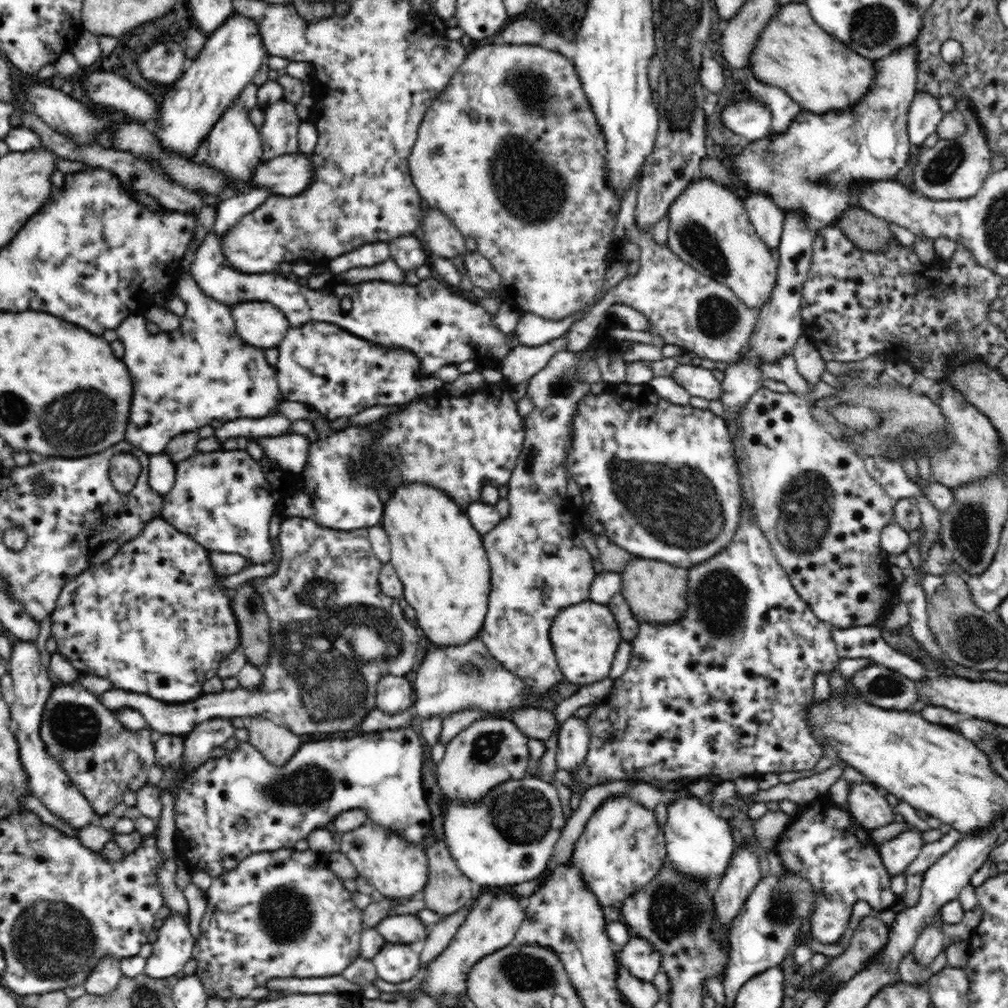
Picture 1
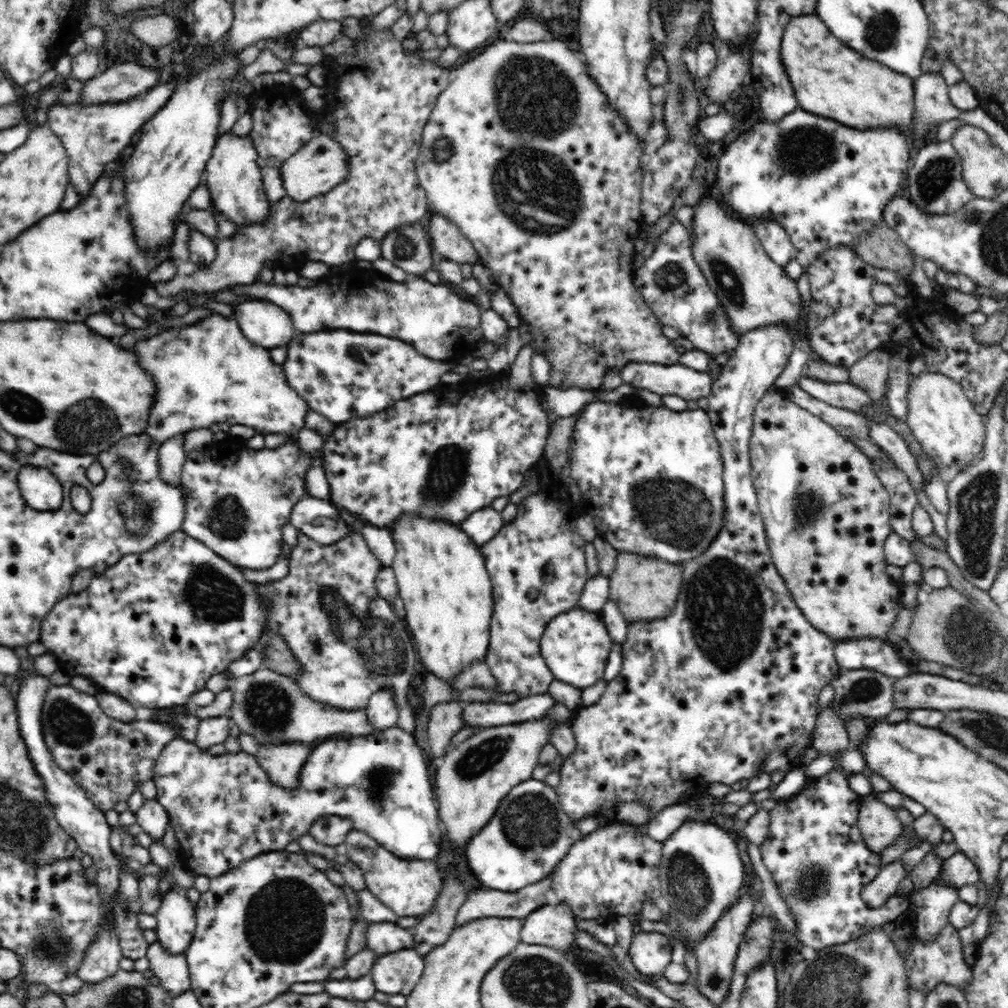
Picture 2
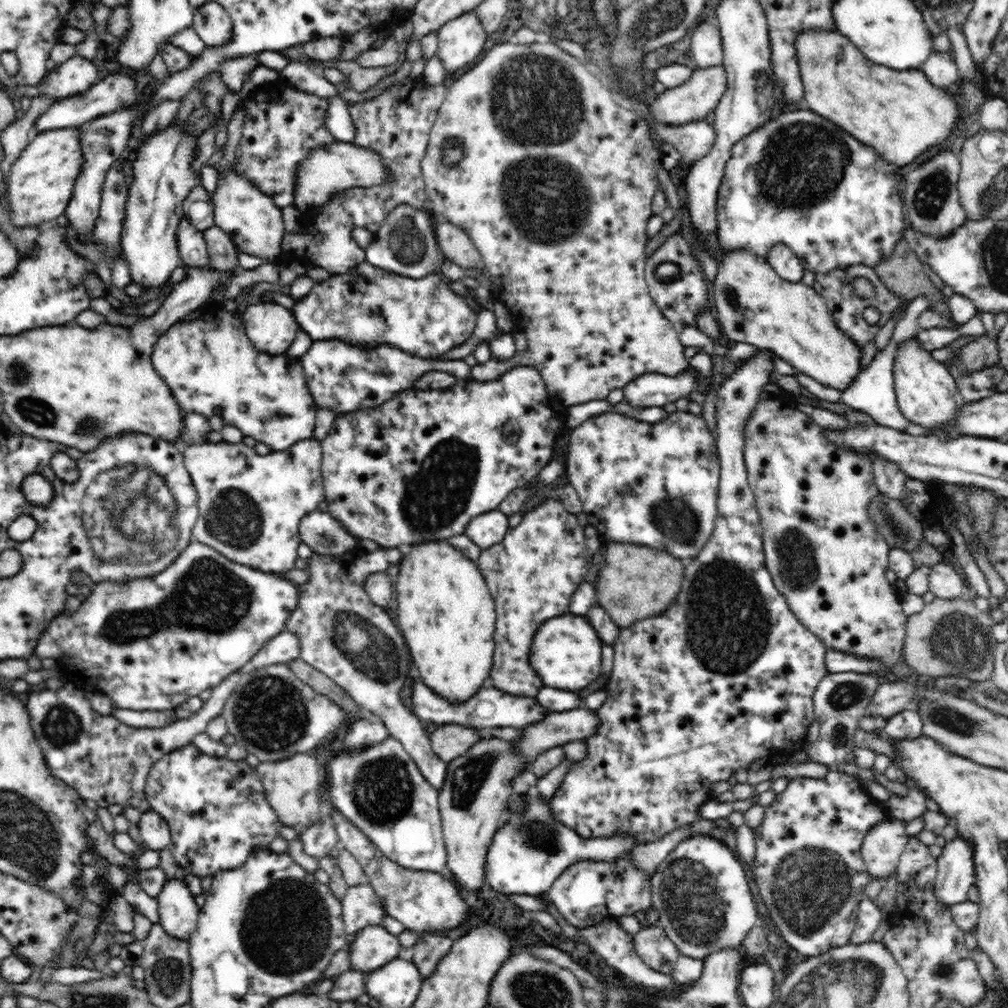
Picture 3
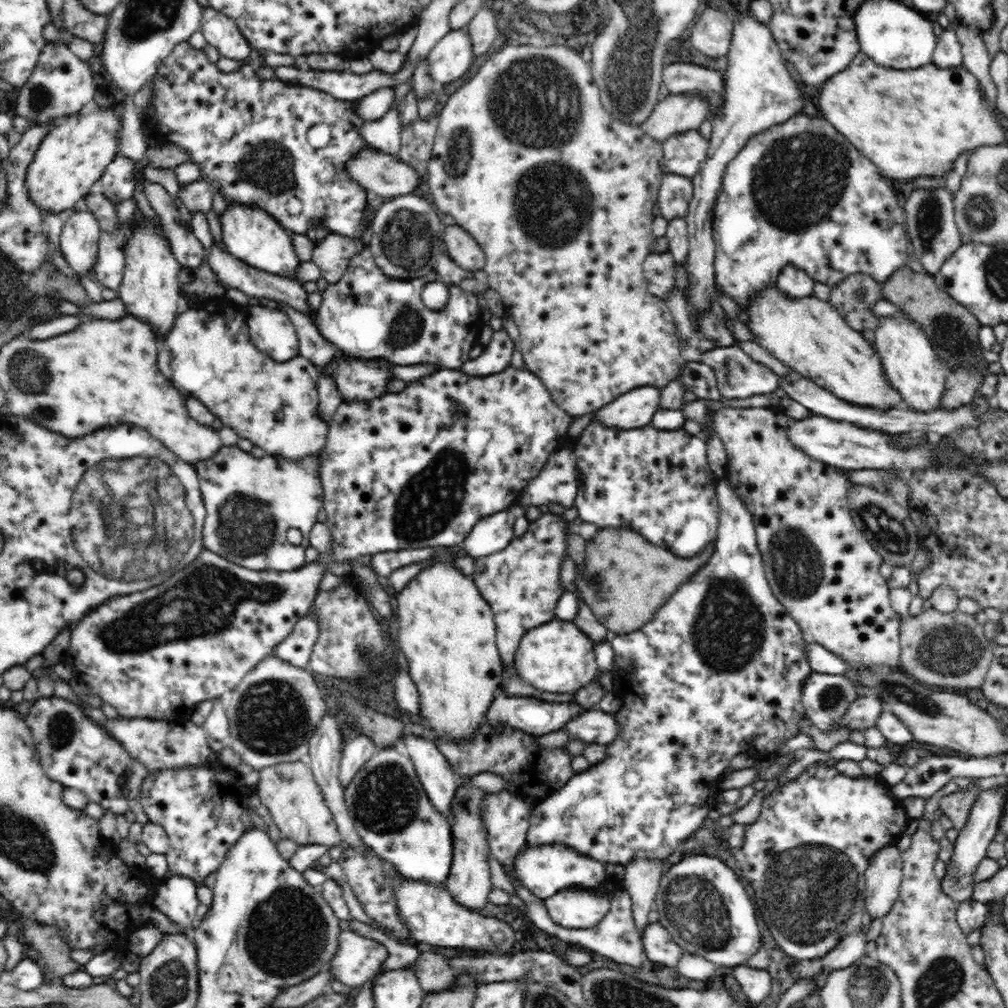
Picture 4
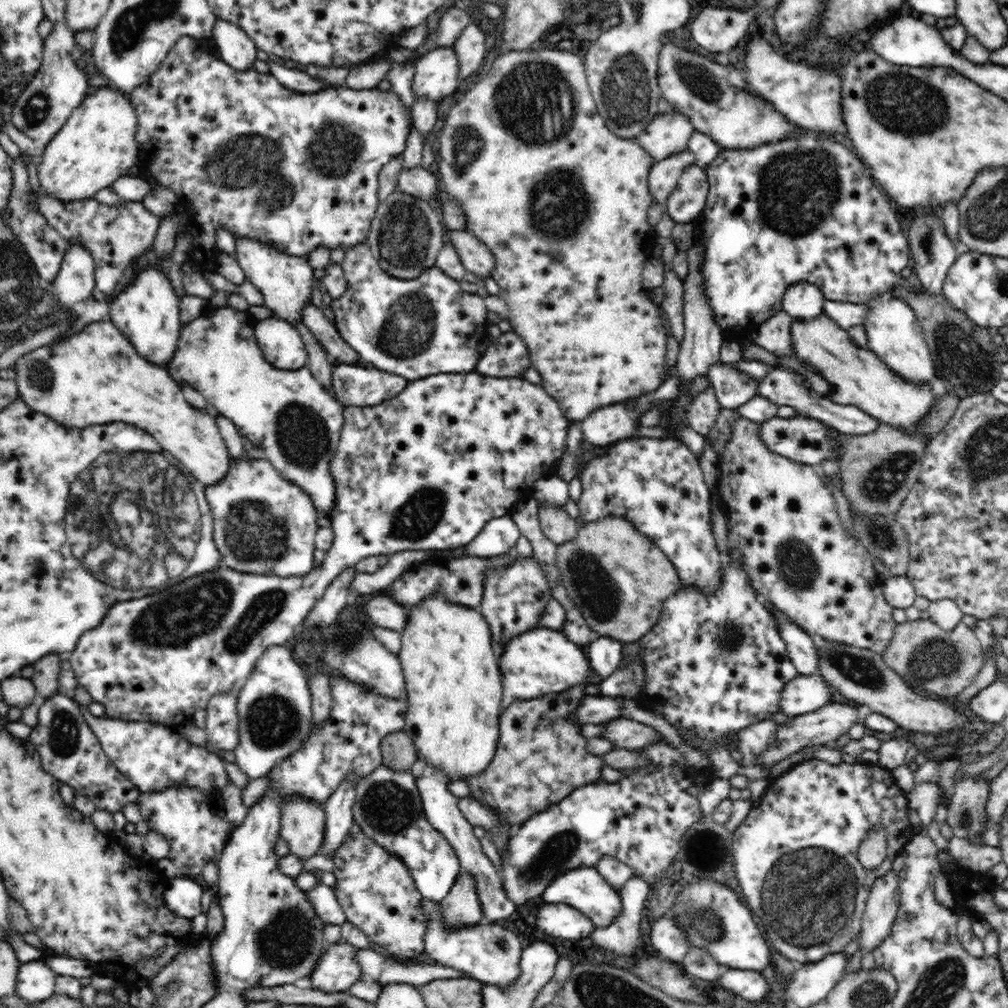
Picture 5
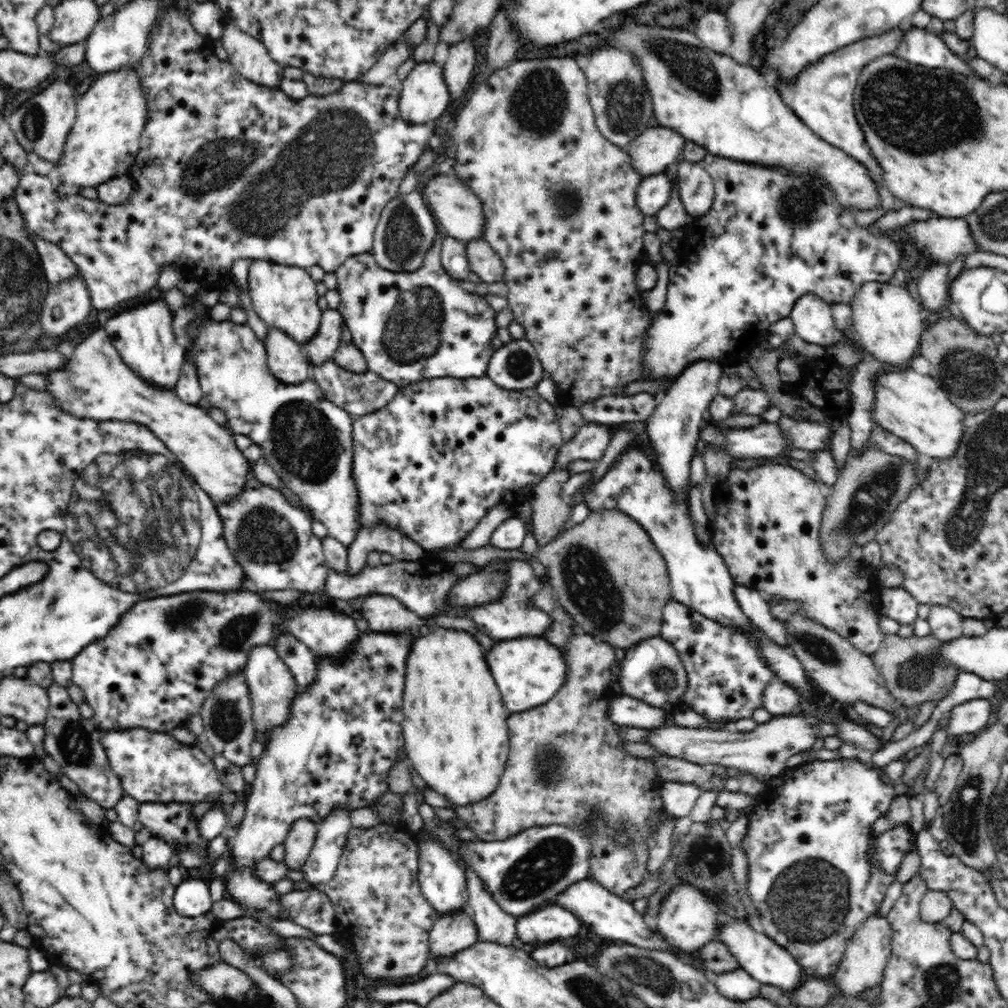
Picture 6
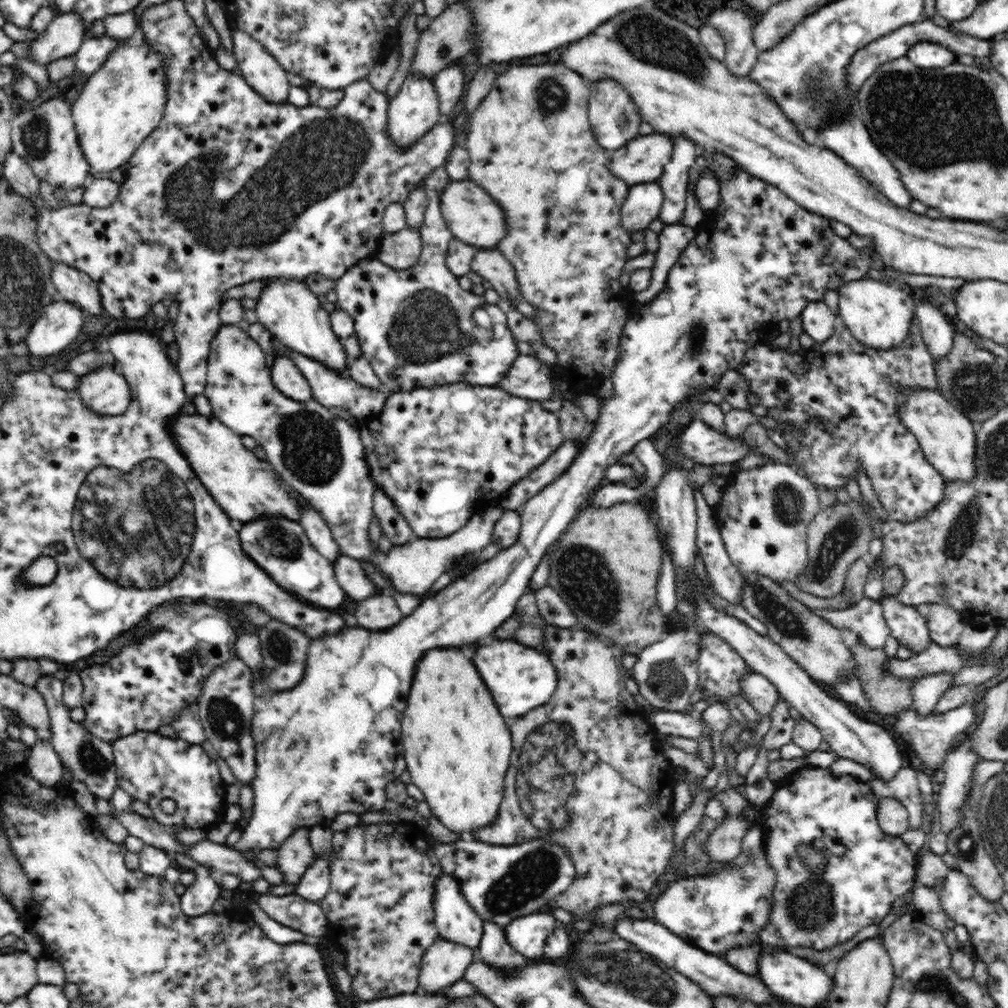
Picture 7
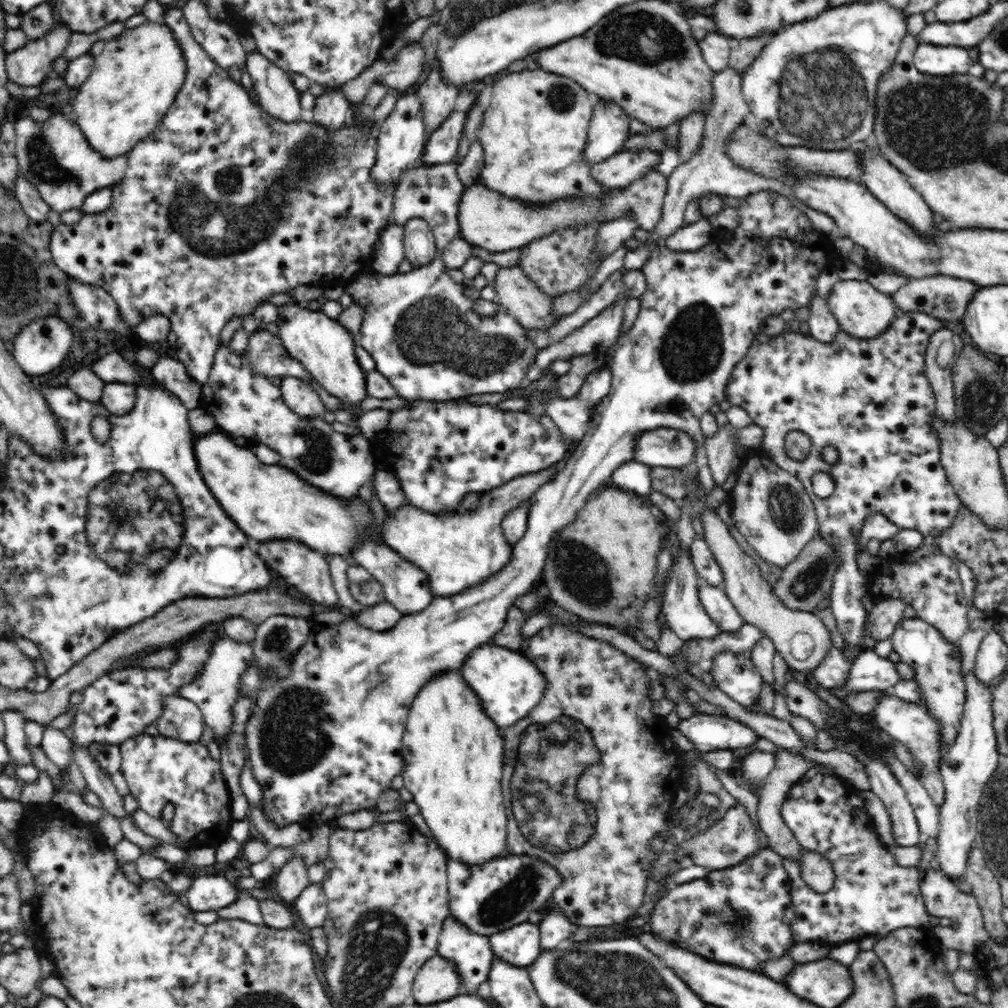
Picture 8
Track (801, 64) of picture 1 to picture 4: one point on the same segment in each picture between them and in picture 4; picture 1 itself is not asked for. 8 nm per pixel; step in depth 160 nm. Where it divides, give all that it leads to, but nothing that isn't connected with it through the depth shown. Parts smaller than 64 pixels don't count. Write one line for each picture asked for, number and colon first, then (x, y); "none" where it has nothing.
2: (831, 80)
3: (900, 114)
4: (914, 123)

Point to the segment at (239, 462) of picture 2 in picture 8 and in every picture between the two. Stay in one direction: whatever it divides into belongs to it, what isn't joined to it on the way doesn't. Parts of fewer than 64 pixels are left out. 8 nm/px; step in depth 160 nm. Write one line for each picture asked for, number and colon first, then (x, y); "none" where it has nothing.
3: (251, 505)
4: (251, 503)
5: (263, 524)
6: (272, 539)
7: (281, 547)
8: (307, 570)

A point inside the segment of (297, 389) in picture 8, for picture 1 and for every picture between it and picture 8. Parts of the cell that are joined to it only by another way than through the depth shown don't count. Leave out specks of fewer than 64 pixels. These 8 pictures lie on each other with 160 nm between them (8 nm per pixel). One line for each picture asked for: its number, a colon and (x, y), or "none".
1: (262, 325)
2: (263, 323)
3: (271, 327)
4: (272, 331)
5: (282, 346)
6: (287, 361)
7: (286, 376)

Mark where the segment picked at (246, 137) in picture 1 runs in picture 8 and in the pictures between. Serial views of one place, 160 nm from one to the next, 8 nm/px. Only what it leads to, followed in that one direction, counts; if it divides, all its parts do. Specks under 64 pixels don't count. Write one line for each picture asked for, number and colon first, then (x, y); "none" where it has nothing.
2: (233, 177)
3: (249, 217)
4: (251, 234)
5: (285, 281)
6: (285, 297)
7: (287, 308)
8: (322, 345)

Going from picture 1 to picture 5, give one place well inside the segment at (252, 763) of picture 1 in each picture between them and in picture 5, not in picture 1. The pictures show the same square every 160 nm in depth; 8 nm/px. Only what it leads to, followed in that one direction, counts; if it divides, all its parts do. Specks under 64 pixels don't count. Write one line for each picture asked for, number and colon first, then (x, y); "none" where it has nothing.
2: (224, 810)
3: (216, 809)
4: (204, 809)
5: (388, 808)

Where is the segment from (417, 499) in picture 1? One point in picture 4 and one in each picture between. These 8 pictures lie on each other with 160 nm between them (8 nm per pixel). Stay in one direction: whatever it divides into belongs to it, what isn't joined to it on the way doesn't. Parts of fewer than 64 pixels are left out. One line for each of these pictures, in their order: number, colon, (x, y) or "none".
2: (441, 575)
3: (446, 613)
4: (447, 631)

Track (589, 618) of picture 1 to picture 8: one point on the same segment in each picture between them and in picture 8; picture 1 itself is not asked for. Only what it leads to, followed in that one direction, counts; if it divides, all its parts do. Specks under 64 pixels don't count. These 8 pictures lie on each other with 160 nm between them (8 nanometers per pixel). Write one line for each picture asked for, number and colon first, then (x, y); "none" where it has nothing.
2: (575, 645)
3: (566, 651)
4: (556, 656)
5: (539, 661)
6: (529, 670)
7: (520, 678)
8: (509, 685)

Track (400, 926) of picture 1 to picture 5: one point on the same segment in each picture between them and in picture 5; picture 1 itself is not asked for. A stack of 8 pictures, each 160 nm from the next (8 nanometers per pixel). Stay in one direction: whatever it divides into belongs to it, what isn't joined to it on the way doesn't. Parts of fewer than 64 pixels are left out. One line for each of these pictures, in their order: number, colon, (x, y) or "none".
2: (383, 938)
3: (370, 948)
4: (358, 959)
5: (338, 969)

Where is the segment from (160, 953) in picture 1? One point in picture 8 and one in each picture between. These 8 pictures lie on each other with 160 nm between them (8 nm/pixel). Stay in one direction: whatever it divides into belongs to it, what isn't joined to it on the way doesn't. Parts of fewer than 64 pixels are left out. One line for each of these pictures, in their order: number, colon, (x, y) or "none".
2: (177, 922)
3: (178, 912)
4: (176, 896)
5: (183, 896)
6: (192, 898)
7: (198, 899)
8: (208, 892)

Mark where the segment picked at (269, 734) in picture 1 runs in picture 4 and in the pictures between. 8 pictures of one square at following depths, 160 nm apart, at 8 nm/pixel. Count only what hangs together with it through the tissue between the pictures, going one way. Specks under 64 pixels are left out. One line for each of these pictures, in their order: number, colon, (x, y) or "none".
2: (282, 762)
3: (291, 785)
4: (289, 790)

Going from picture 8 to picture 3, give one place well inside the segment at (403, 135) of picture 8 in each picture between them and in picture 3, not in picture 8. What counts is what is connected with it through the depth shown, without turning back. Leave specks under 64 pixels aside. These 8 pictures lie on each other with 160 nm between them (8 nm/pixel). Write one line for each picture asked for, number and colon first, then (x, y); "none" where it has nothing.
3: (460, 41)
4: (452, 57)
5: (437, 75)
6: (424, 96)
7: (413, 111)

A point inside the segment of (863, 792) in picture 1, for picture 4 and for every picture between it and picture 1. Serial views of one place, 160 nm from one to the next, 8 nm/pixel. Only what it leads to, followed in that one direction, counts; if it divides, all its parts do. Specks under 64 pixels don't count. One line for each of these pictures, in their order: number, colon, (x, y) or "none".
2: (878, 822)
3: (883, 845)
4: (883, 877)

